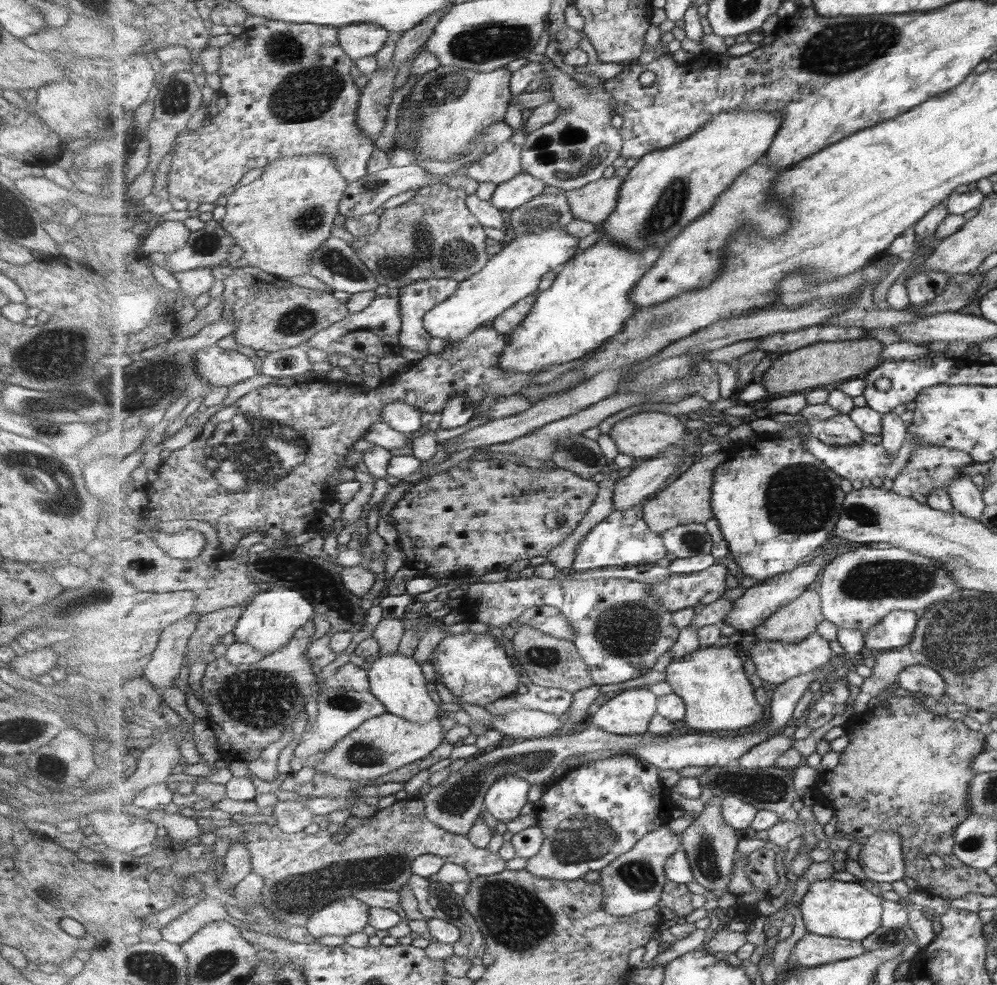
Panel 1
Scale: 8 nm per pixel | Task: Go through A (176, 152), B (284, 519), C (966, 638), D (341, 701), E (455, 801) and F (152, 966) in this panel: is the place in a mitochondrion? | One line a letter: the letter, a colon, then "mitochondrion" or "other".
A: other
B: other
C: mitochondrion
D: mitochondrion
E: mitochondrion
F: mitochondrion

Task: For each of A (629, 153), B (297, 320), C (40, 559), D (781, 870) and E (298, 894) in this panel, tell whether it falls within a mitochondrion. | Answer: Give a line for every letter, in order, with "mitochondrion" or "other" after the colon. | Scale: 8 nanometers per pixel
A: other
B: mitochondrion
C: other
D: other
E: mitochondrion

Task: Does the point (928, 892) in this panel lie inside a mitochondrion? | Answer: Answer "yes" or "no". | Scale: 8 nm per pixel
no

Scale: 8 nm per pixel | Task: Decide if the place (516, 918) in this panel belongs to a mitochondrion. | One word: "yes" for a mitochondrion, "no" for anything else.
yes

